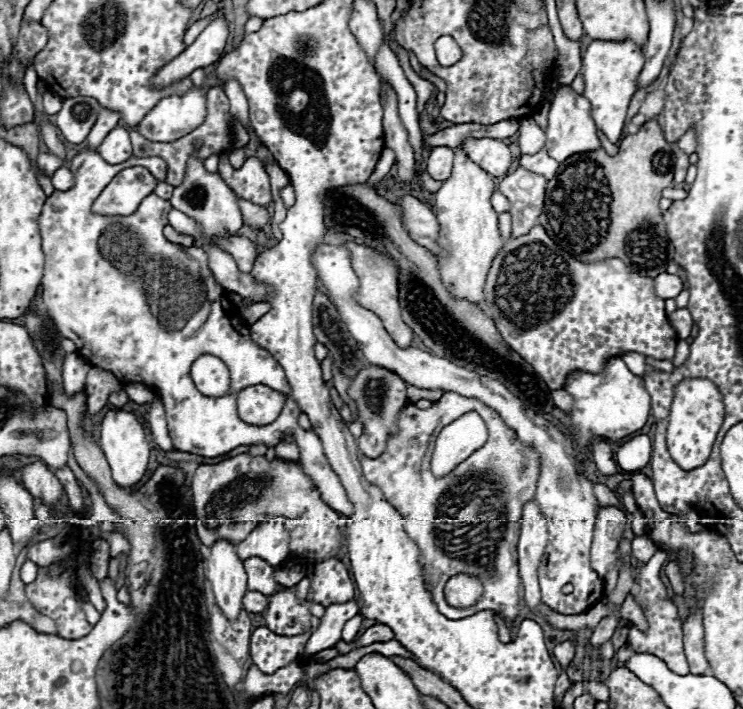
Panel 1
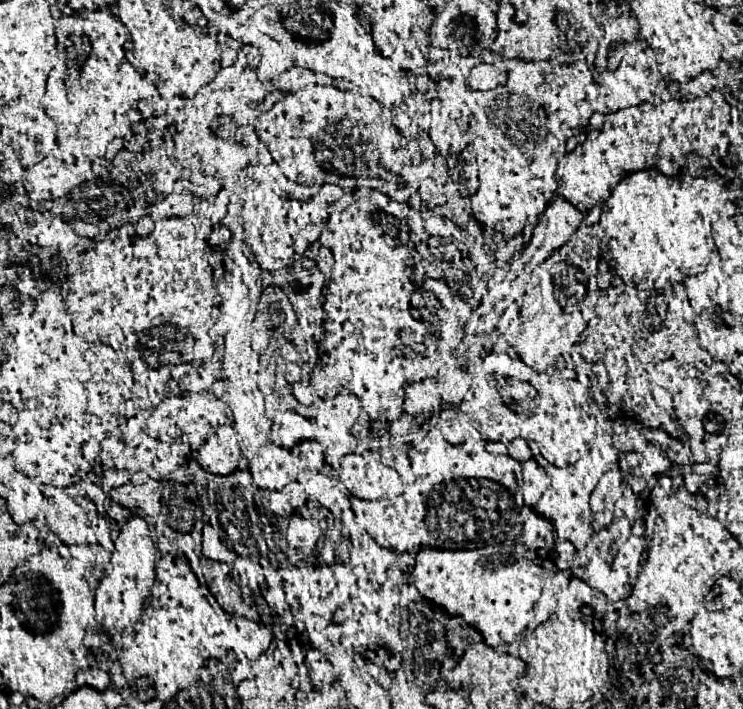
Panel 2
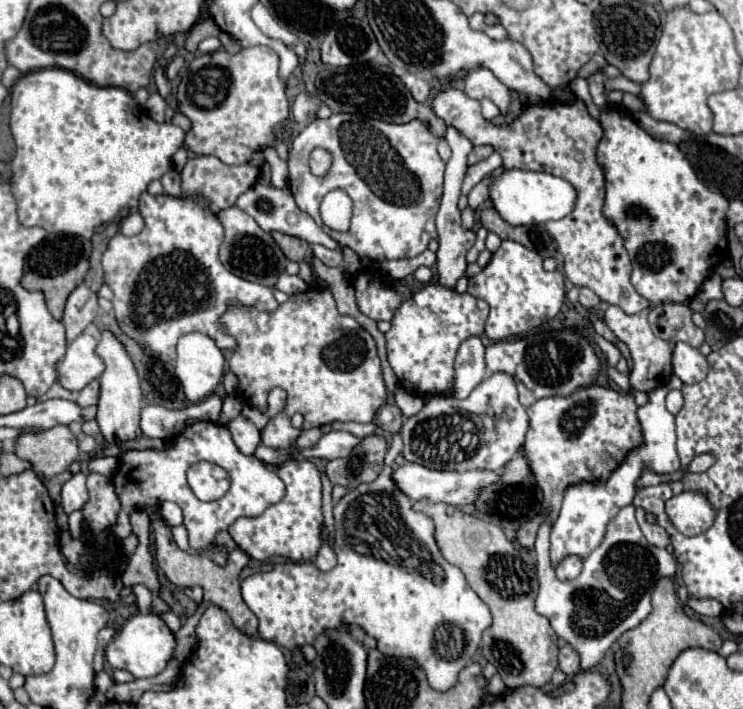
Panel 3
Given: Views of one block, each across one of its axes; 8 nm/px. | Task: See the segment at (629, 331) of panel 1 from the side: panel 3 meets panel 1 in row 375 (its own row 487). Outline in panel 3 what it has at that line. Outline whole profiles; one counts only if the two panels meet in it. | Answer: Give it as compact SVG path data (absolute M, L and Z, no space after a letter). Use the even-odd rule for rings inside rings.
M600 384L580 386L570 396L548 396L528 406L530 430L524 442L524 456L528 458L532 476L544 494L544 502L540 514L524 522L516 532L516 540L522 548L534 548L540 522L556 522L568 486L608 480L632 450L644 446L644 434L636 410L638 406L632 392L614 392Z

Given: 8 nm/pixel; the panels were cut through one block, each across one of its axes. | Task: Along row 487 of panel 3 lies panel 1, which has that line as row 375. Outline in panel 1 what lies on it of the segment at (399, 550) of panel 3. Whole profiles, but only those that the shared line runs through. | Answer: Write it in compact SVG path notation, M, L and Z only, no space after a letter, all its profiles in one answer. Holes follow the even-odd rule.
M380 366L364 368L350 382L348 394L356 402L358 414L360 414L360 422L364 424L364 434L358 438L358 448L362 450L364 456L378 458L384 452L388 434L396 430L396 416L408 404L406 388L408 388L408 384L402 378L398 378L394 372L390 372L386 368L380 368Z

